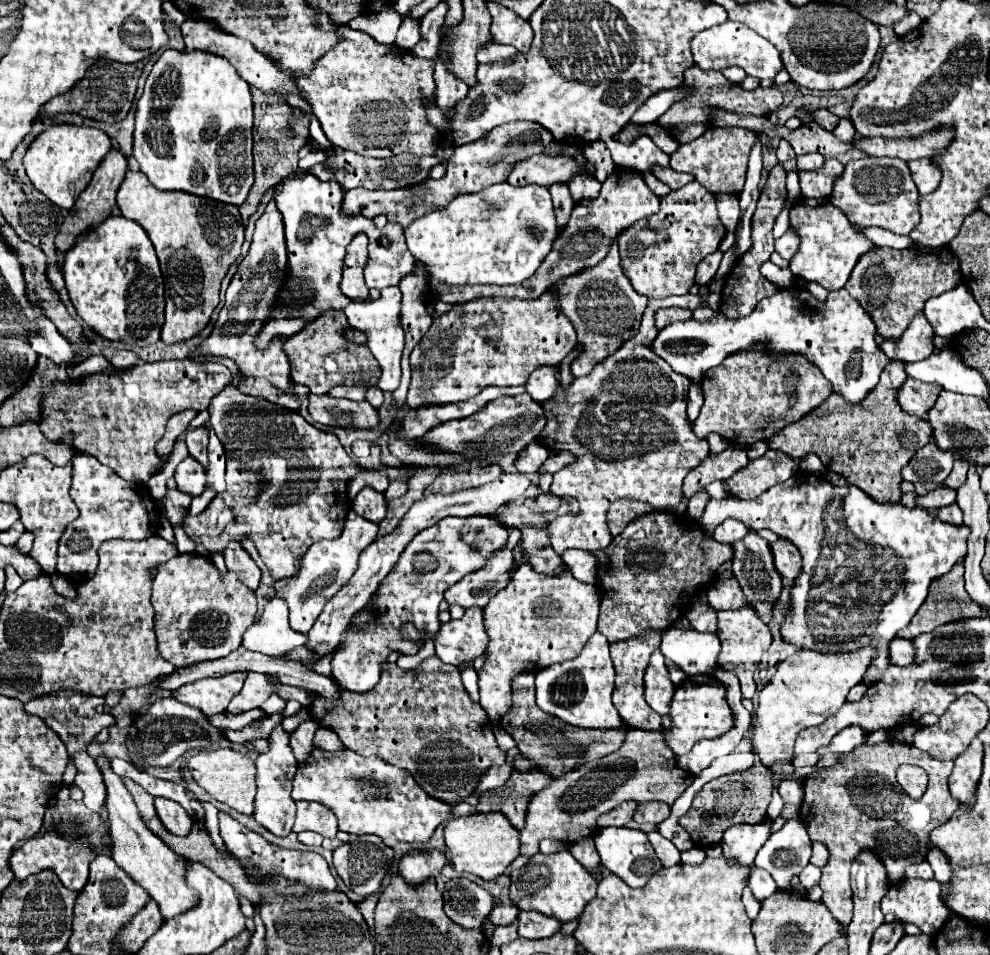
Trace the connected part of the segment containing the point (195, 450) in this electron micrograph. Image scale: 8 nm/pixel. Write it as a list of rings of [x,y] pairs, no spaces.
[[[205,425],[197,429],[189,429],[185,433],[185,443],[189,449],[189,455],[195,457],[203,467],[207,467],[207,443],[209,443],[209,433],[205,433]]]

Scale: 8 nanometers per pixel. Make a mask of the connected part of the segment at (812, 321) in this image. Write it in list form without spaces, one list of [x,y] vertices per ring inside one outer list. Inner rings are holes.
[[[779,289],[773,297],[759,301],[749,317],[727,319],[723,315],[709,321],[681,321],[659,331],[653,351],[665,359],[677,373],[701,381],[707,369],[719,365],[729,353],[761,345],[771,361],[783,361],[789,355],[801,355],[817,365],[825,379],[833,385],[833,393],[841,395],[849,405],[859,405],[869,391],[875,389],[889,357],[875,341],[875,325],[865,309],[841,289],[829,293],[825,305],[805,289]]]

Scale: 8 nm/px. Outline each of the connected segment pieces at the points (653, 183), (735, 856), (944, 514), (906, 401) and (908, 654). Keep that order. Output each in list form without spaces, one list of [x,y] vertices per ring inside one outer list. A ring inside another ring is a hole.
[[[645,173],[643,177],[645,177],[645,183],[649,185],[649,189],[651,189],[653,193],[657,193],[657,197],[663,197],[665,193],[669,193],[669,191],[671,191],[663,181],[657,181],[657,179],[653,177],[653,173]]]
[[[739,823],[723,831],[723,857],[733,865],[753,865],[757,849],[769,839],[771,823]]]
[[[957,503],[949,505],[949,507],[941,507],[939,517],[941,517],[941,521],[945,521],[949,525],[963,525],[963,513]]]
[[[907,377],[903,387],[897,391],[897,401],[907,415],[923,417],[935,403],[941,387],[935,383],[921,383]]]
[[[895,637],[889,645],[889,657],[893,665],[911,665],[915,661],[913,653],[913,641],[911,639],[901,639]]]

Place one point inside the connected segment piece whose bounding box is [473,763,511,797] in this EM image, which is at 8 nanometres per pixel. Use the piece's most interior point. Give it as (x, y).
(495, 777)

